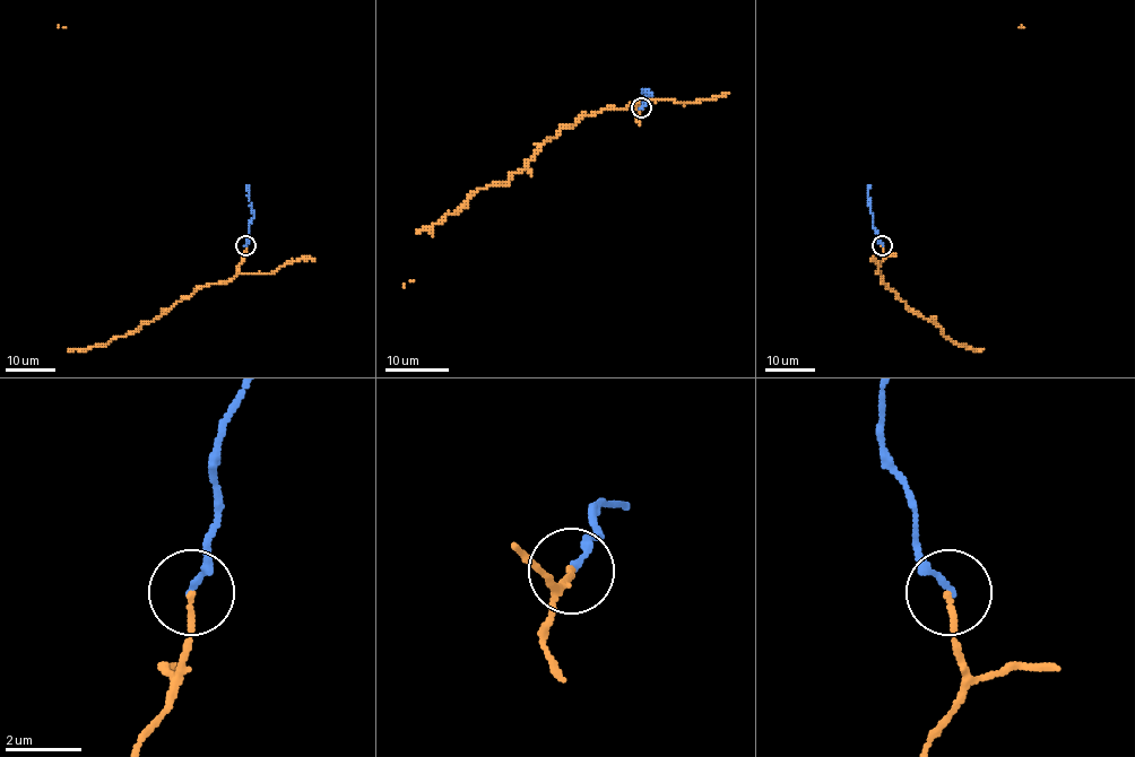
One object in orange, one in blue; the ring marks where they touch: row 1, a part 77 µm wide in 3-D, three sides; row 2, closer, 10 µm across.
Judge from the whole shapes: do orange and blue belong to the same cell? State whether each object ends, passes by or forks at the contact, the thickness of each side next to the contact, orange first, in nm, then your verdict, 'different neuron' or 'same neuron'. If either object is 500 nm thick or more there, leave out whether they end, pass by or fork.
orange ends; blue ends; calibres 140 and 160 nm; same neuron

